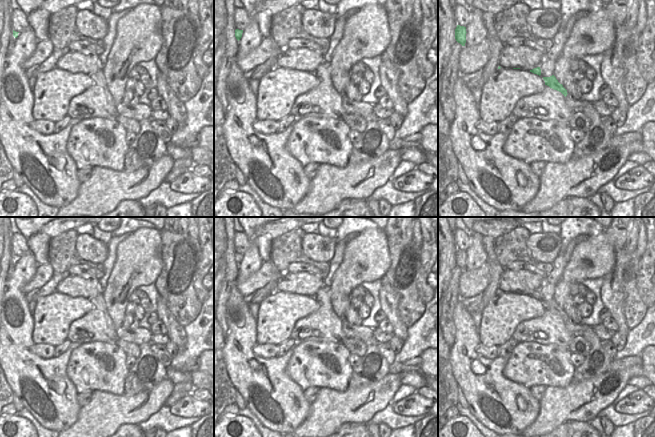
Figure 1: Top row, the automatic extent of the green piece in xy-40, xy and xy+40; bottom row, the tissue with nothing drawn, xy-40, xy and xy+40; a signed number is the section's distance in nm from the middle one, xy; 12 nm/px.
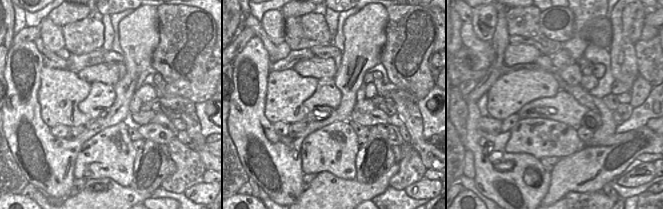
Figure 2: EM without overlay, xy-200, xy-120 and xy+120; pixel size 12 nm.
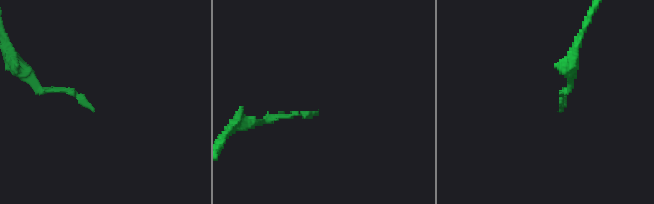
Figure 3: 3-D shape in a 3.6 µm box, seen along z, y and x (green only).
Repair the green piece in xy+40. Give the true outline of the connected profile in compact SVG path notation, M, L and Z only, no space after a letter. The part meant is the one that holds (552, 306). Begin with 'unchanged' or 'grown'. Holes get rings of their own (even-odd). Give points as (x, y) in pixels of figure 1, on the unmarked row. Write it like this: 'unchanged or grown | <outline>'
grown | M554 299L550 301L543 301L545 305L545 309L550 312L561 316L565 320L566 329L573 335L576 336L578 334L582 334L583 332L583 324L576 325L574 324L568 317L567 314L563 311L562 308L558 306Z

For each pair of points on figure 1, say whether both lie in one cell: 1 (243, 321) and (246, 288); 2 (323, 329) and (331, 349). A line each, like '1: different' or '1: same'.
1: different
2: different

